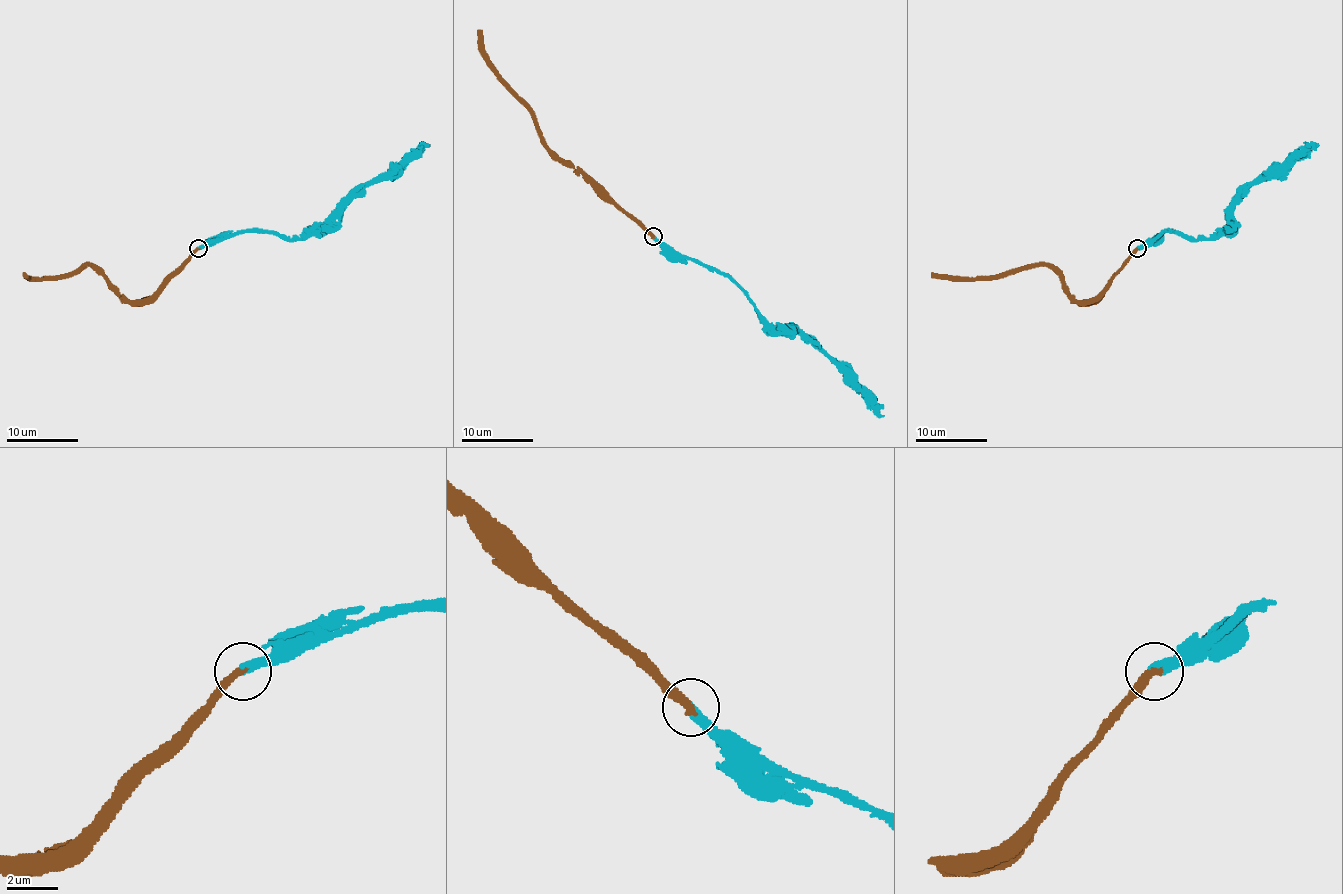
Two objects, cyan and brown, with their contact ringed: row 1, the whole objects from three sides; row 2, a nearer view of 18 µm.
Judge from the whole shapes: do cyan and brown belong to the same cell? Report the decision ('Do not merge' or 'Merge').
Merge

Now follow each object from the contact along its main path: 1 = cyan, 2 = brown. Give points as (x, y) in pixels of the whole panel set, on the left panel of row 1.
1: (198, 247), (241, 231), (269, 231), (291, 238), (307, 238), (366, 185), (390, 178), (421, 147), (430, 144)
2: (198, 249), (143, 301), (128, 301), (91, 265), (53, 277), (29, 277), (23, 272)

